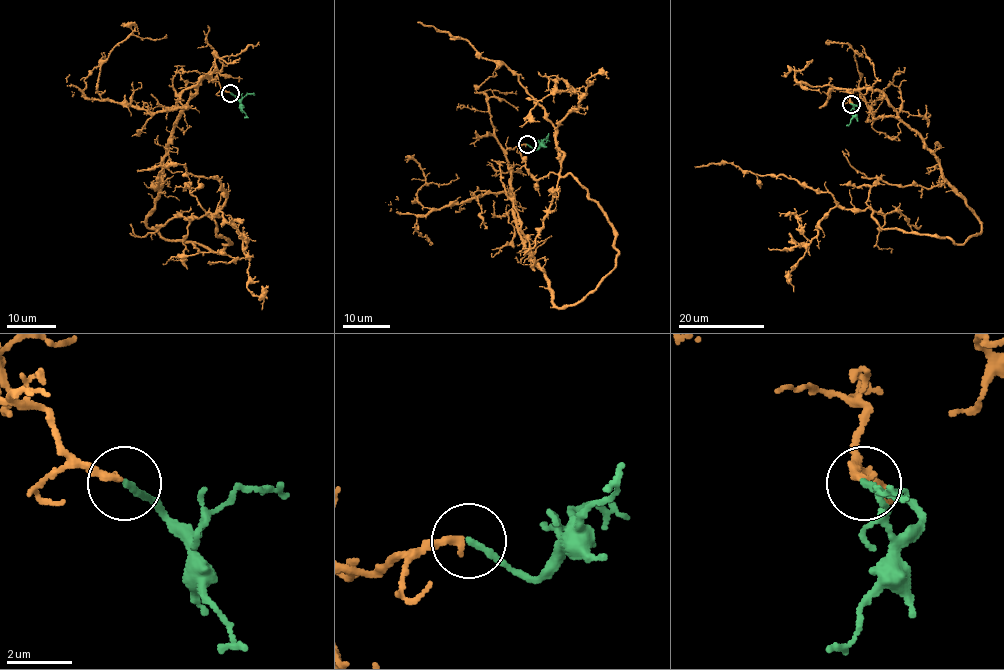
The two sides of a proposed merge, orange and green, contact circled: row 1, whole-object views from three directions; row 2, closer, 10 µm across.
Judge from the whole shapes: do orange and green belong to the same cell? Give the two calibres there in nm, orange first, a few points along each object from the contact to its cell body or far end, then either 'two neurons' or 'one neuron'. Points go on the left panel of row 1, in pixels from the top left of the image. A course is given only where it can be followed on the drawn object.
240/200 nm | orange via (230, 92), (208, 75), (183, 108), (147, 219), (232, 243), (207, 215), (218, 176), (136, 171) | green via (230, 93), (248, 118) | one neuron

